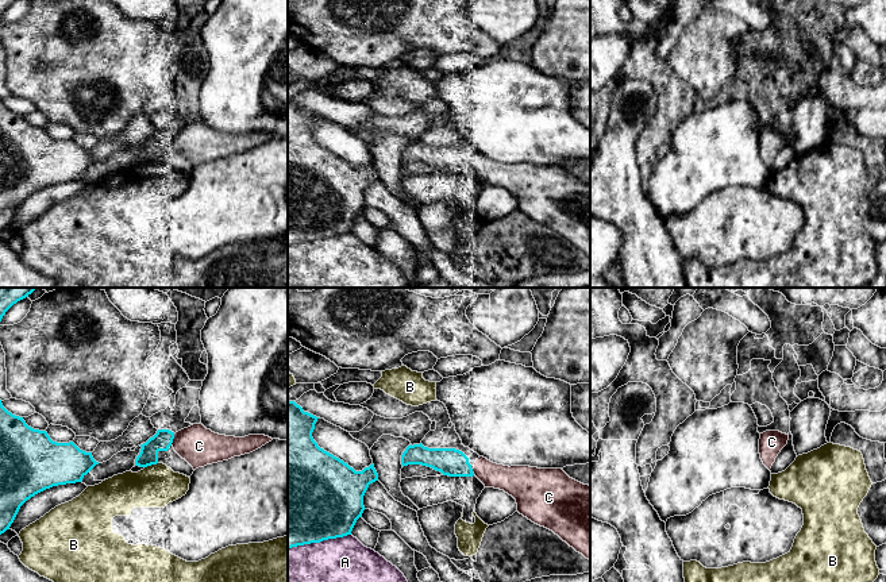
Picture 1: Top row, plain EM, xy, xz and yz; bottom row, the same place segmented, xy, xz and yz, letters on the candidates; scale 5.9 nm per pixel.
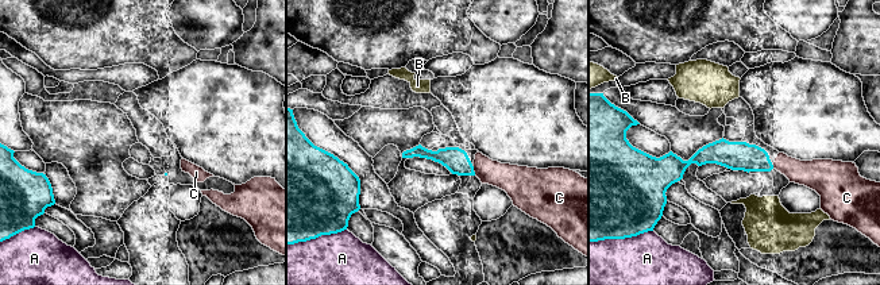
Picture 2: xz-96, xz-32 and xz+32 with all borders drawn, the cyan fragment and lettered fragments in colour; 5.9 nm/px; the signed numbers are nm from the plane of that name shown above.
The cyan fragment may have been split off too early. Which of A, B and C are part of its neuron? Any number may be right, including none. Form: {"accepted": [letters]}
{"accepted": ["C"]}

